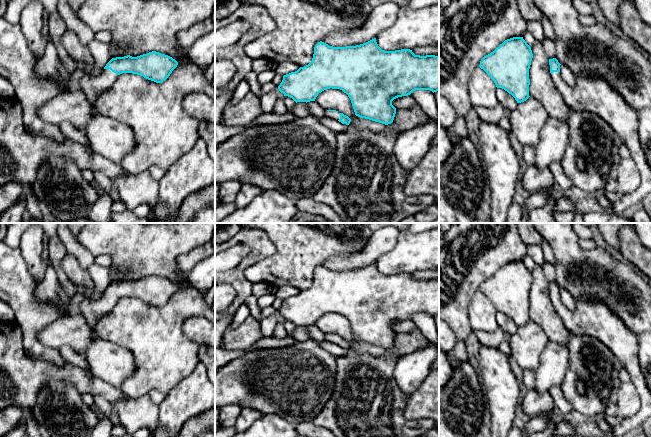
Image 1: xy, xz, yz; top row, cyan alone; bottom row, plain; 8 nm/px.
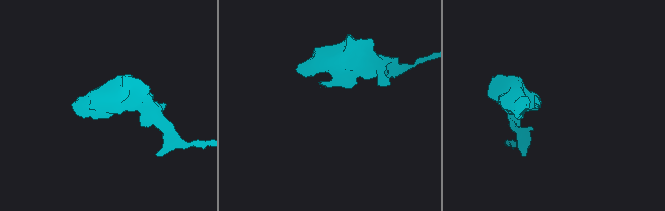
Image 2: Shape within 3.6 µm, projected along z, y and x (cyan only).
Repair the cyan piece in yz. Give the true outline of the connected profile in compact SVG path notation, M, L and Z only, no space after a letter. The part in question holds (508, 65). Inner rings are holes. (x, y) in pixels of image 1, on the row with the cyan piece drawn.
M513 37L484 56L479 67L491 77L497 88L504 89L517 103L521 103L530 97L529 69L532 58L531 47L523 37Z

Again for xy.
M156 51L137 57L130 55L112 58L99 75L90 75L85 69L78 88L80 88L89 102L95 107L98 95L111 88L117 77L122 73L132 73L144 78L162 83L177 67L178 62L172 57Z

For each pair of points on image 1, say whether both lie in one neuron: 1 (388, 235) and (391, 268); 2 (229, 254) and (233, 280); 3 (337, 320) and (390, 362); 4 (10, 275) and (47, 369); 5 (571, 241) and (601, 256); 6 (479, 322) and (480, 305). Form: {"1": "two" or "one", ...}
{"1": "two", "2": "two", "3": "two", "4": "two", "5": "one", "6": "one"}

